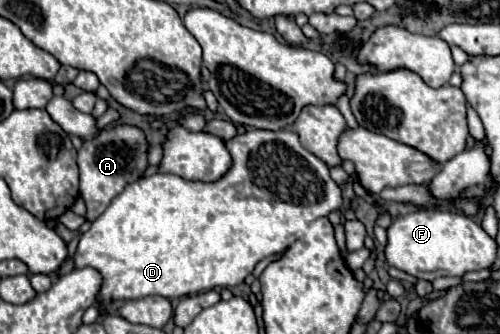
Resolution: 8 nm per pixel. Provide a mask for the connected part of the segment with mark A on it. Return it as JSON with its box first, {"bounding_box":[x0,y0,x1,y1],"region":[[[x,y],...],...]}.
{"bounding_box":[78,124,146,222],"region":[[[118,124],[110,130],[102,130],[94,140],[84,140],[78,150],[78,168],[80,168],[80,196],[86,202],[86,218],[92,222],[102,214],[110,200],[122,192],[126,182],[136,182],[146,170],[146,140],[142,130]]]}

